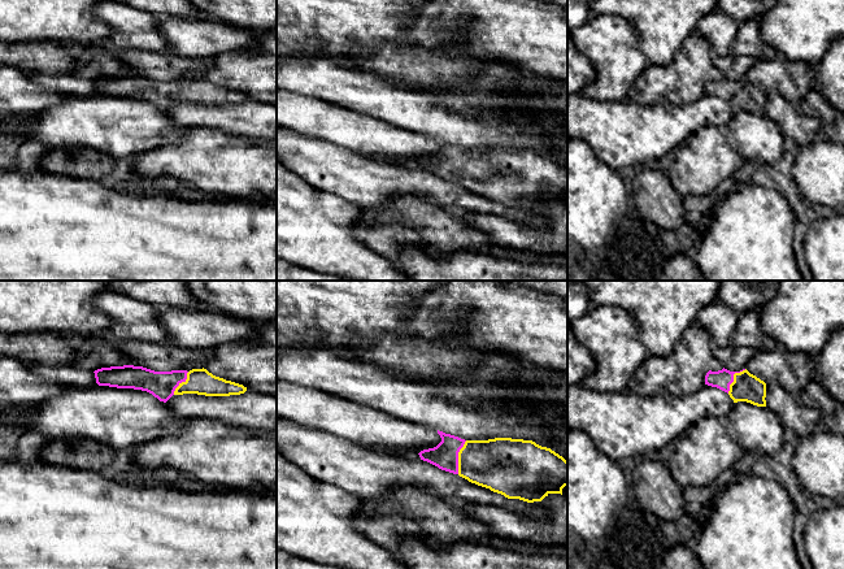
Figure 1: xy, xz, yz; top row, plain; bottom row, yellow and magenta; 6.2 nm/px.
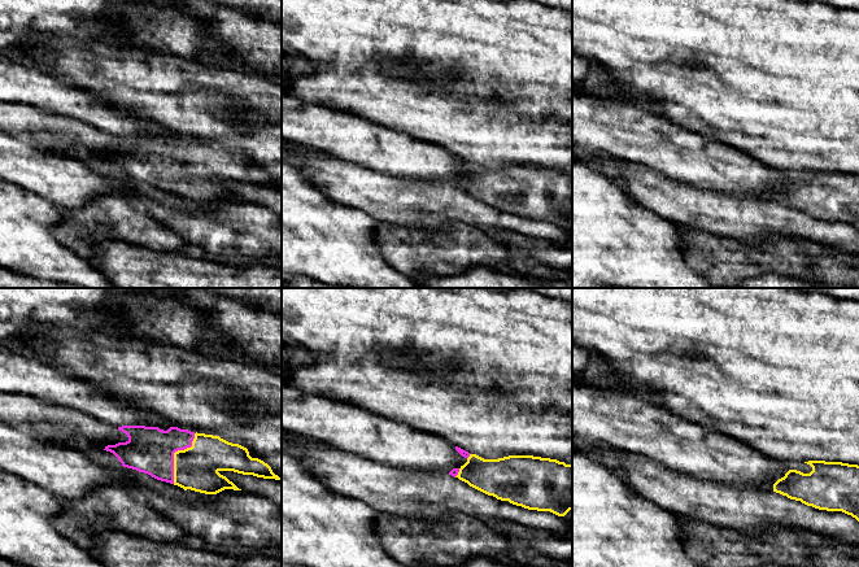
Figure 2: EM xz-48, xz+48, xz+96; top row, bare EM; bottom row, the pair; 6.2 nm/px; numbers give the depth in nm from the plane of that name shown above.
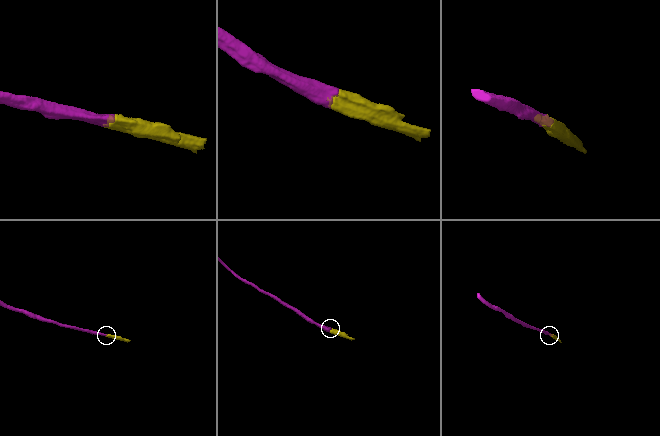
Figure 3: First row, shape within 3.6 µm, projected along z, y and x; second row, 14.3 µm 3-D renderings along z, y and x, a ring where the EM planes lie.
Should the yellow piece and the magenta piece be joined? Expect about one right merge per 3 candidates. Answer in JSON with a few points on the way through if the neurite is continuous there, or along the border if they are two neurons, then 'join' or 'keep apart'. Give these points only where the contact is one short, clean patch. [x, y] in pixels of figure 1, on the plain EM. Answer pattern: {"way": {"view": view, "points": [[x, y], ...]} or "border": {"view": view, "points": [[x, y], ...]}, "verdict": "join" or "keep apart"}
{"way": {"view": "xz", "points": [[497, 173], [459, 166], [446, 164]]}, "verdict": "join"}

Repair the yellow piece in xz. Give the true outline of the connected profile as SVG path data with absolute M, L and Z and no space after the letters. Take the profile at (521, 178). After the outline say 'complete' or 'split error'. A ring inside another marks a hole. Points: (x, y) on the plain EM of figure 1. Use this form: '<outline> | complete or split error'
M438 139L441 151L421 160L421 169L458 183L508 208L541 210L567 195L567 170L532 149L465 149Z | split error

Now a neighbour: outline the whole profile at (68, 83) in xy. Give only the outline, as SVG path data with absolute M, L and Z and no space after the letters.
M106 43L77 52L75 62L71 73L53 75L31 73L31 79L40 87L66 95L93 96L97 94L95 79L132 74L118 58L116 49Z

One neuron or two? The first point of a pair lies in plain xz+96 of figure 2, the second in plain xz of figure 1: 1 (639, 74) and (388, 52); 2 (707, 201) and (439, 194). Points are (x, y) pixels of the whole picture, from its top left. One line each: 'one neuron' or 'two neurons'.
1: two neurons
2: one neuron

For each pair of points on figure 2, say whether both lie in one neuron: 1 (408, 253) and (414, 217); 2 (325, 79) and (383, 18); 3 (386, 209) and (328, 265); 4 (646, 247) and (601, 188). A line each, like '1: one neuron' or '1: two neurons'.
1: two neurons
2: one neuron
3: two neurons
4: one neuron

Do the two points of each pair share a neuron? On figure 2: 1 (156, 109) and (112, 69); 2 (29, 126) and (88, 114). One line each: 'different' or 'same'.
1: same
2: different

